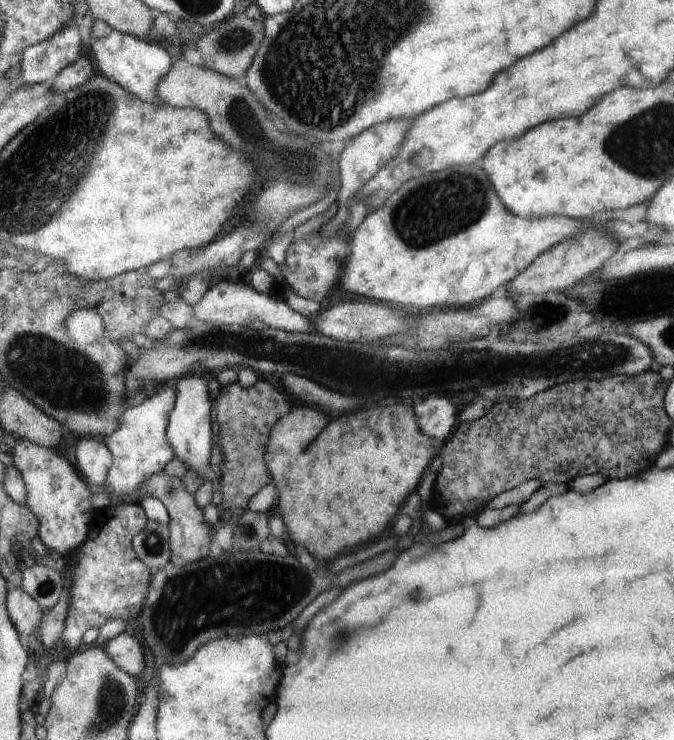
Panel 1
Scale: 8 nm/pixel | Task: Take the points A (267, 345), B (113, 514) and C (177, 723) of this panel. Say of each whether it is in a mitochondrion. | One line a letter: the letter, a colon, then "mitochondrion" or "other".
A: mitochondrion
B: other
C: other

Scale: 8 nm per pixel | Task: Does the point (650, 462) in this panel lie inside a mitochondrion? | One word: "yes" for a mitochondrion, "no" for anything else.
no

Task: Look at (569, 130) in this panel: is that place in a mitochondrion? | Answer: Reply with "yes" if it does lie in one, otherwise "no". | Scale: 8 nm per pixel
no

